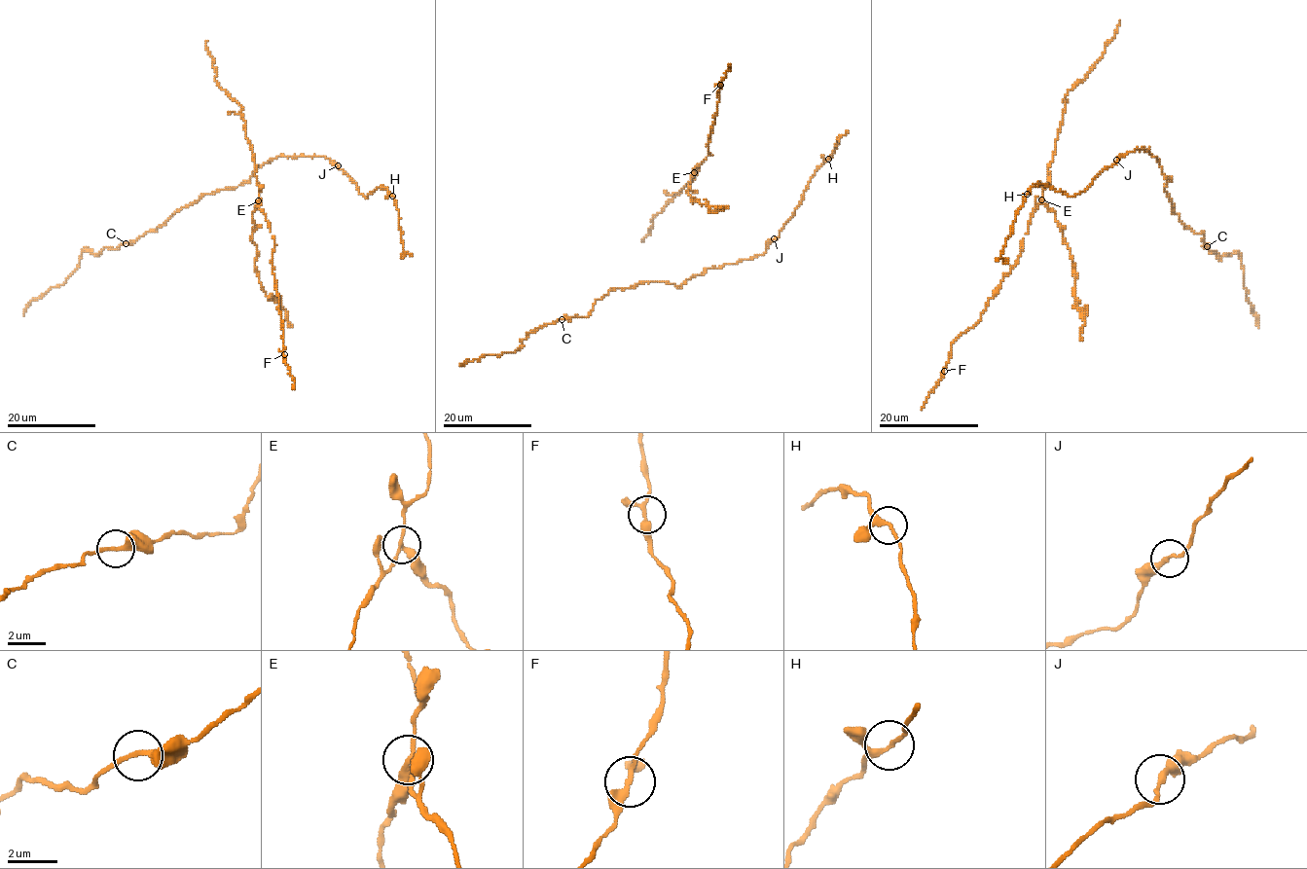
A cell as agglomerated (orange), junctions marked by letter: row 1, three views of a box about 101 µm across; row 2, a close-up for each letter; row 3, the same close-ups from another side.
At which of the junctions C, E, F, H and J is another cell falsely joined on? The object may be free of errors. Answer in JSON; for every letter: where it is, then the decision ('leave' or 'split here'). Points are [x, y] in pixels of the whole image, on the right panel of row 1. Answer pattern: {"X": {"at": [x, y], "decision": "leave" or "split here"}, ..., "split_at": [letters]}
{"C": {"at": [1207, 246], "decision": "leave"}, "E": {"at": [1041, 199], "decision": "split here"}, "F": {"at": [944, 371], "decision": "leave"}, "H": {"at": [1027, 194], "decision": "leave"}, "J": {"at": [1116, 160], "decision": "leave"}, "split_at": ["E"]}

